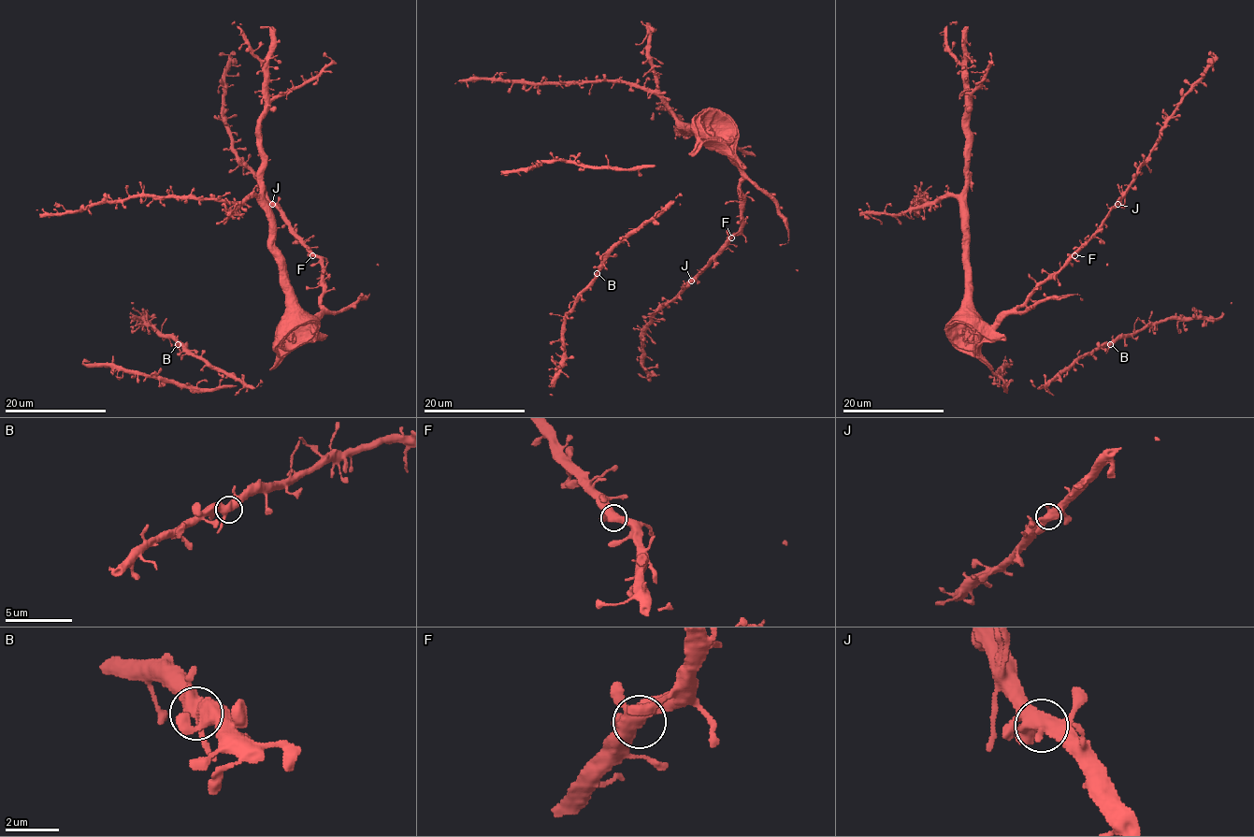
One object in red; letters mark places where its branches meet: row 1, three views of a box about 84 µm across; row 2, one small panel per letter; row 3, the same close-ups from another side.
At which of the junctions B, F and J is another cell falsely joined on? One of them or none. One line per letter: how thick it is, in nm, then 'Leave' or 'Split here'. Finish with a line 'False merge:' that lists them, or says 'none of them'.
B: Thickness 440 nm. Leave
F: Thickness 440 nm. Leave
J: Thickness 440 nm. Leave
False merge: none of them

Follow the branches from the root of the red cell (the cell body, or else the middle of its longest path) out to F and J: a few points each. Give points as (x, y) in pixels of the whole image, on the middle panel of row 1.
F: (729, 154), (742, 176), (742, 227), (731, 238)
J: (729, 154), (742, 176), (742, 227), (691, 281)

